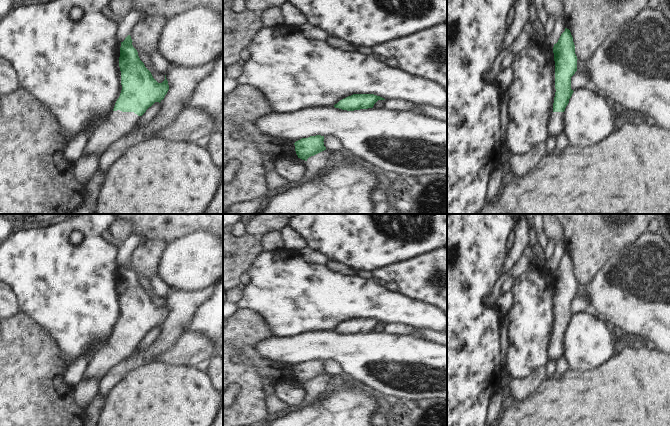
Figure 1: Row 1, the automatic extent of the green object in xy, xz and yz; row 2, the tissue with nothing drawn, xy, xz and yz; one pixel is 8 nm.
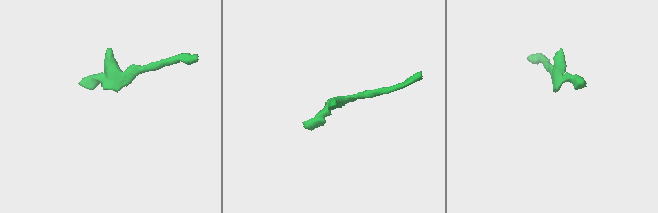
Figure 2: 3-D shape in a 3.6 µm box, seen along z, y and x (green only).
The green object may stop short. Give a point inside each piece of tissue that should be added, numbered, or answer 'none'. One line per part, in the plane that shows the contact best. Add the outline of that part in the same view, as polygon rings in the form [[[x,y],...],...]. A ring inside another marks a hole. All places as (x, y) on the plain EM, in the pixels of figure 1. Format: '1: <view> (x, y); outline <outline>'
1: xy (119, 348); outline [[[113,335],[107,346],[92,359],[85,378],[101,380],[112,368],[127,359],[137,348],[139,340],[134,336]]]

